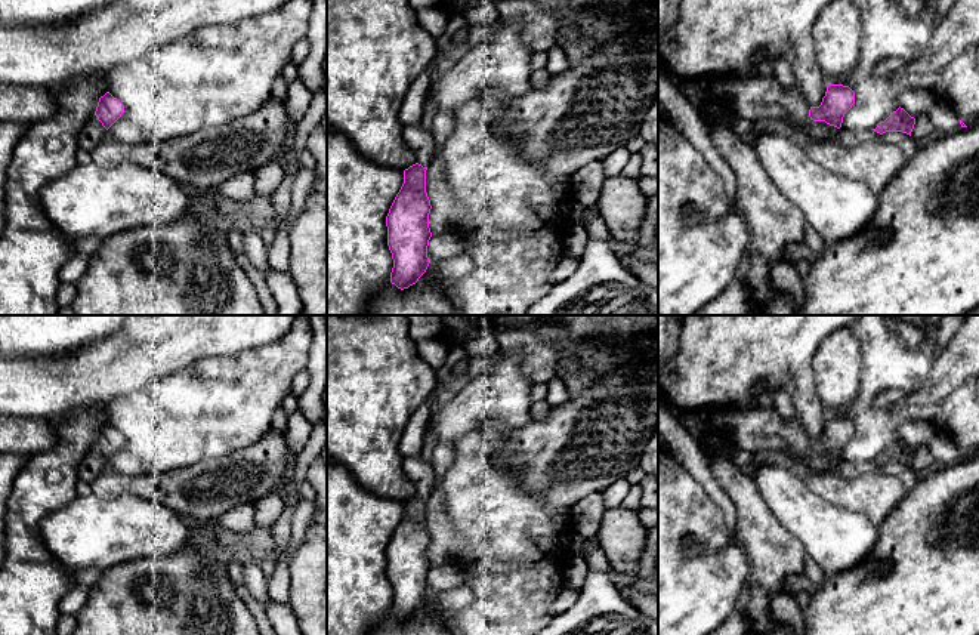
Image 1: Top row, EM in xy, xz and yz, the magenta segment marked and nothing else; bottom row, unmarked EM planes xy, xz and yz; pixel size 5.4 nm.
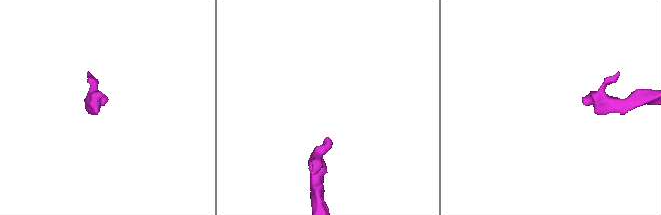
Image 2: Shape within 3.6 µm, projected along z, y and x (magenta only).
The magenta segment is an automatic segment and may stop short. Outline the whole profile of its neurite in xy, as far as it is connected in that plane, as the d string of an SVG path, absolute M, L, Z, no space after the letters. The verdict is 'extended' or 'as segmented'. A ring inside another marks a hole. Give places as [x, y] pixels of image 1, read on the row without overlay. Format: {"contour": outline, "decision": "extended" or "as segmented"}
{"contour": "M109 423L101 428L95 446L89 448L86 457L78 465L78 480L90 484L104 472L105 463L121 448L123 444L123 435Z", "decision": "extended"}

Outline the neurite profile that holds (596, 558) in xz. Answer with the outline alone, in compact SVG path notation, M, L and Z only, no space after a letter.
M597 542L594 543L593 551L590 554L587 554L584 558L590 568L596 568L599 571L606 573L611 580L621 576L618 571L615 571L612 568L612 565L609 564L609 561L605 557L602 548L597 545Z

